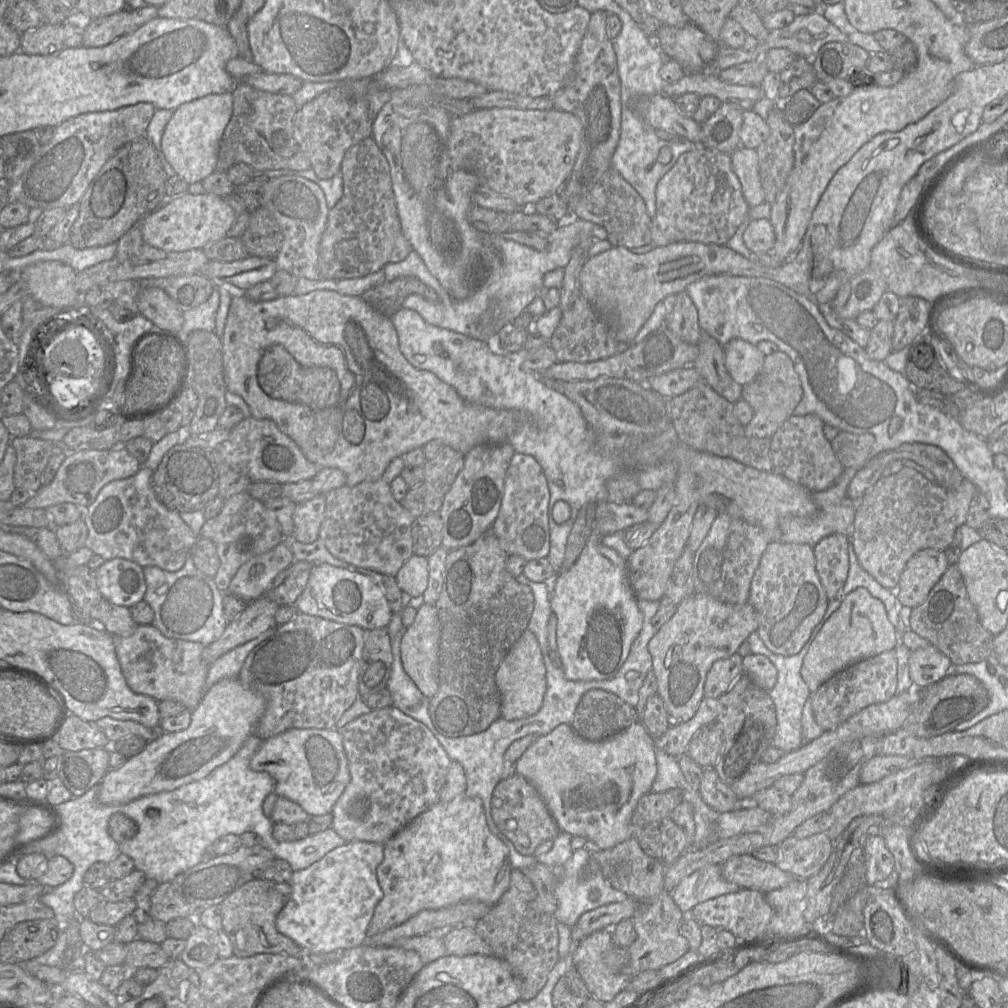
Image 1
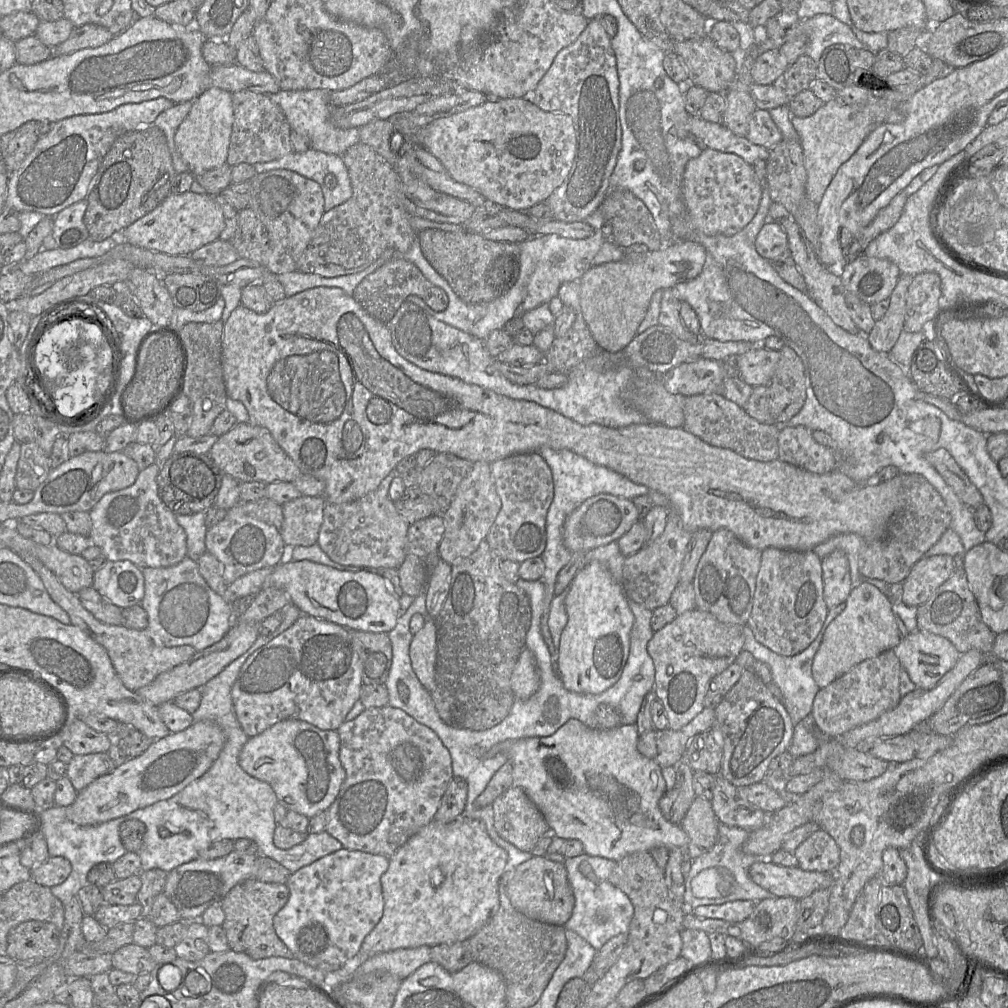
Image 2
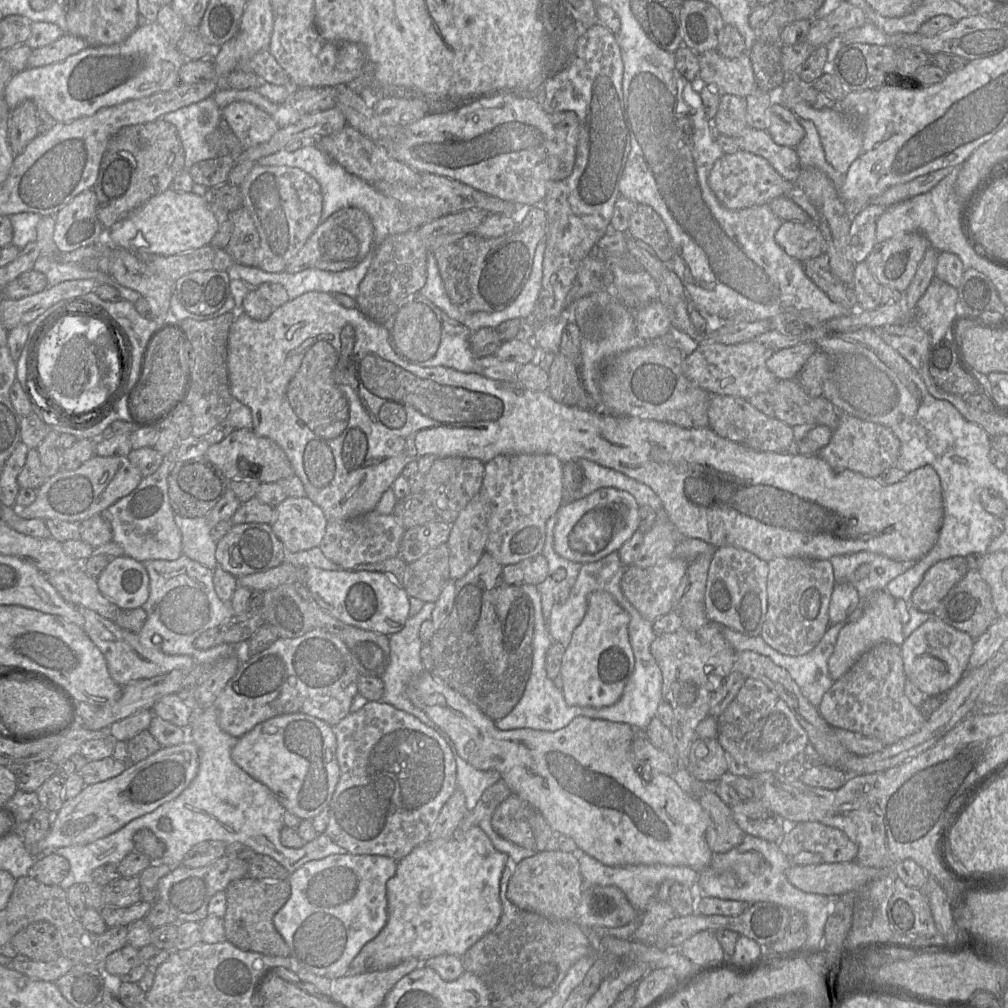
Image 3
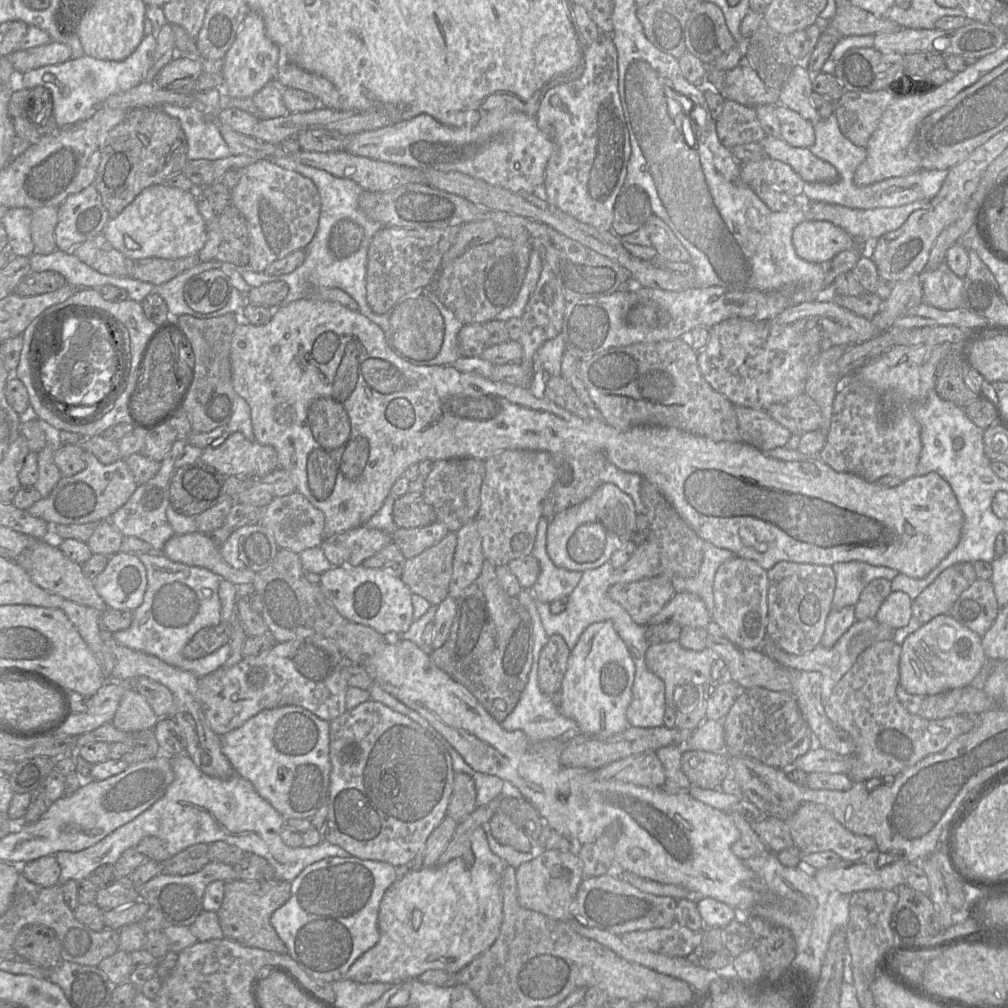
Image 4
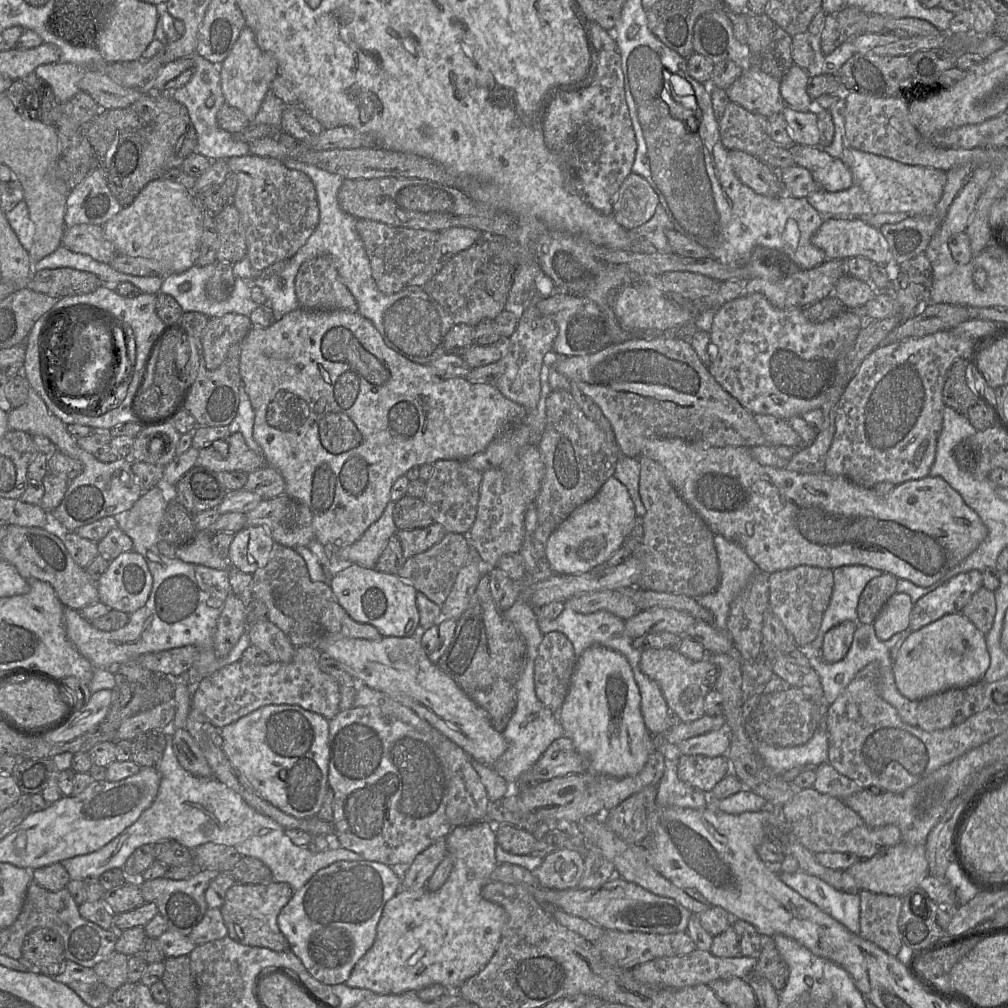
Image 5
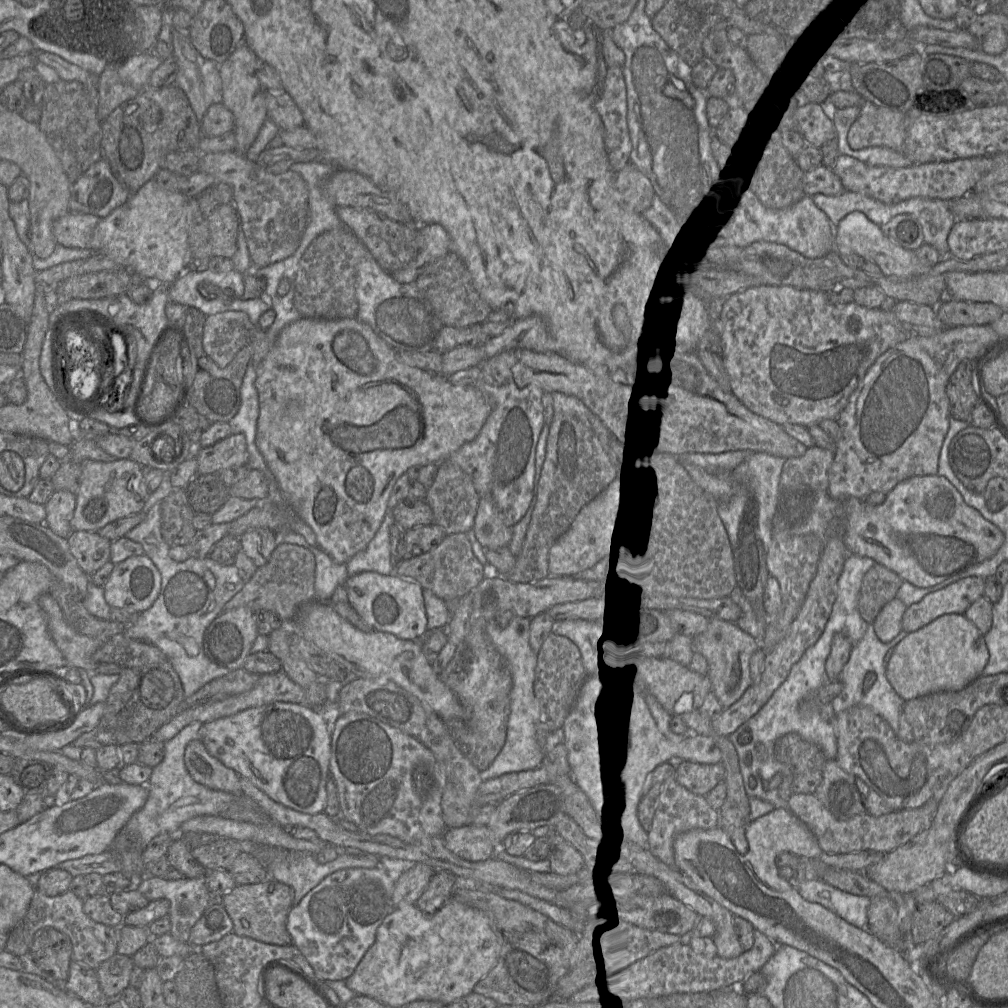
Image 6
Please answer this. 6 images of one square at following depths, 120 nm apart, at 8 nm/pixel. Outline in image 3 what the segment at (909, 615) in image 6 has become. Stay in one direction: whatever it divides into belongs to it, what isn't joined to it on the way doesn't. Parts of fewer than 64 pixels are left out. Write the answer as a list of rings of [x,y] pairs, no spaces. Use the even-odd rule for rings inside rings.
[[[954,556],[938,561],[925,572],[921,583],[913,591],[909,604],[921,612],[932,614],[967,571],[965,557]]]

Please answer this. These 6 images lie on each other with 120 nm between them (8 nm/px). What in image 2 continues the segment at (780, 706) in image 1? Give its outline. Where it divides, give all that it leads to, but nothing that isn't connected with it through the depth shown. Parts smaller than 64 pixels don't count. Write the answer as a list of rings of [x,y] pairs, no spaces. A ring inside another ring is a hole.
[[[841,603],[829,609],[827,617],[817,637],[805,650],[793,656],[783,656],[773,652],[755,639],[753,632],[748,626],[744,626],[745,642],[743,650],[750,652],[756,660],[762,661],[770,667],[772,683],[779,688],[781,692],[781,701],[794,725],[798,724],[800,721],[809,719],[813,700],[817,692],[820,690],[812,676],[813,659],[821,645],[826,628],[844,609],[845,603]]]

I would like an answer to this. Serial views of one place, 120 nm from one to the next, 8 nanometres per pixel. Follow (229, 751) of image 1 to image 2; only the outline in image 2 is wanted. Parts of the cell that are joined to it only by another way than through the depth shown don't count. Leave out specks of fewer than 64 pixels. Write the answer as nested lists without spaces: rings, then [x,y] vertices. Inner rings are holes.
[[[209,721],[194,722],[187,729],[170,733],[166,737],[154,740],[149,748],[135,758],[128,758],[111,773],[98,777],[87,787],[77,793],[75,801],[67,808],[67,817],[81,825],[97,825],[131,812],[150,806],[158,801],[166,800],[183,790],[194,780],[201,777],[218,758],[225,744],[225,734],[215,723]]]

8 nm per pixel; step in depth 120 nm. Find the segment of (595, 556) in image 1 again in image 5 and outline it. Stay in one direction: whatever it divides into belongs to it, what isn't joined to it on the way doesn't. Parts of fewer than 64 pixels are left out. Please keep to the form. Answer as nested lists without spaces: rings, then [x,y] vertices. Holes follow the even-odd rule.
[[[594,644],[578,657],[569,689],[559,713],[564,736],[569,737],[575,749],[589,761],[589,771],[615,778],[634,776],[656,751],[654,736],[645,726],[641,712],[641,695],[627,659],[617,651]]]

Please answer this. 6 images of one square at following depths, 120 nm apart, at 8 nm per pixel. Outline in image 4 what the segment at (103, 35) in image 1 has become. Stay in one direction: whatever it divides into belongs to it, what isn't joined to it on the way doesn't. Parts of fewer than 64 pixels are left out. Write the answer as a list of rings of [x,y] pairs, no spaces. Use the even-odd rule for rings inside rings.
[[[51,40],[47,44],[26,50],[17,49],[8,57],[14,69],[24,74],[43,66],[63,63],[69,60],[72,54],[66,44]]]

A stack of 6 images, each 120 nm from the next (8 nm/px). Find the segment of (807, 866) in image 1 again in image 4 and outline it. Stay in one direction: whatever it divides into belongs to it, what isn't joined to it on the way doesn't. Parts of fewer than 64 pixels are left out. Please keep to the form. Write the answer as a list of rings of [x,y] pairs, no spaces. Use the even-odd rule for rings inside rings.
[[[804,803],[792,816],[785,820],[785,823],[789,828],[795,846],[803,854],[833,851],[843,860],[857,861],[876,849],[874,838],[852,833],[839,823],[827,808],[821,804]]]

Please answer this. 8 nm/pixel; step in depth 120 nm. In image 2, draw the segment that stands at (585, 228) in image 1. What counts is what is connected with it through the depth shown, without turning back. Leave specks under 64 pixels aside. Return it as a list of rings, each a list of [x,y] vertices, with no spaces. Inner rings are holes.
[[[600,210],[590,214],[585,222],[593,228],[593,233],[584,239],[571,239],[557,234],[545,234],[530,237],[519,243],[520,272],[515,285],[505,295],[487,303],[469,304],[464,302],[451,288],[423,255],[419,236],[416,235],[406,252],[395,252],[389,258],[403,259],[415,264],[423,275],[435,286],[441,288],[448,296],[449,303],[445,310],[436,311],[423,300],[410,295],[407,301],[414,303],[439,321],[460,329],[472,336],[485,340],[493,331],[502,330],[512,318],[519,317],[542,303],[547,303],[558,296],[560,286],[565,282],[580,280],[583,274],[592,267],[592,260],[603,243],[609,239],[604,237],[602,227],[605,220]]]

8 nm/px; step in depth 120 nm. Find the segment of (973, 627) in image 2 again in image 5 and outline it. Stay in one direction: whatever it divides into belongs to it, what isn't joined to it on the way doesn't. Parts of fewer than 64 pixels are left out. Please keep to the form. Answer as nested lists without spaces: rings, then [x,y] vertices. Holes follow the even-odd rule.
[[[981,587],[971,596],[961,613],[982,633],[987,634],[993,625],[996,613],[994,592]]]

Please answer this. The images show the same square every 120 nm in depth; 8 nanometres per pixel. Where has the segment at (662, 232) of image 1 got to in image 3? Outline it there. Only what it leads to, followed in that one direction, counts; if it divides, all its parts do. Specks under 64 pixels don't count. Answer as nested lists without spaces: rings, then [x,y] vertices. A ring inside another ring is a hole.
[[[743,150],[733,154],[724,153],[714,163],[708,176],[708,185],[721,205],[730,210],[768,205],[772,199],[789,196],[795,189],[794,183],[784,179],[767,160]]]

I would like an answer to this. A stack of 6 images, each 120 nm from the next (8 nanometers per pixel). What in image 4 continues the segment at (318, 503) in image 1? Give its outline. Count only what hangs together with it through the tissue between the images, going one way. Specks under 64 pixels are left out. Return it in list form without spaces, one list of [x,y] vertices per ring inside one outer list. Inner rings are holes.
[[[297,491],[283,497],[275,497],[262,508],[261,524],[273,534],[279,549],[287,549],[298,555],[307,549],[320,547],[324,540],[323,512]]]

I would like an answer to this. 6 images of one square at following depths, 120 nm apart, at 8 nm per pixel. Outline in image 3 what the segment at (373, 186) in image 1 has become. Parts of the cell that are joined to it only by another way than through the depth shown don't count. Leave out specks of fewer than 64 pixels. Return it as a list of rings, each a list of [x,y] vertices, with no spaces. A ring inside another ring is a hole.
[[[355,207],[342,208],[317,226],[304,246],[286,265],[284,272],[298,273],[309,268],[342,271],[360,263],[371,248],[375,248],[374,228],[367,213]]]

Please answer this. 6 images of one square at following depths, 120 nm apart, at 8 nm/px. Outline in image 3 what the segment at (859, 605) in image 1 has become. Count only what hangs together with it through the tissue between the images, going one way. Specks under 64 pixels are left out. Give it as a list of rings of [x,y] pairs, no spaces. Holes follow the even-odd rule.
[[[885,590],[877,592],[876,597],[864,606],[862,616],[840,630],[834,651],[828,660],[830,677],[833,681],[839,680],[865,651],[880,642],[891,642],[900,646],[905,640],[902,628],[895,599]]]

